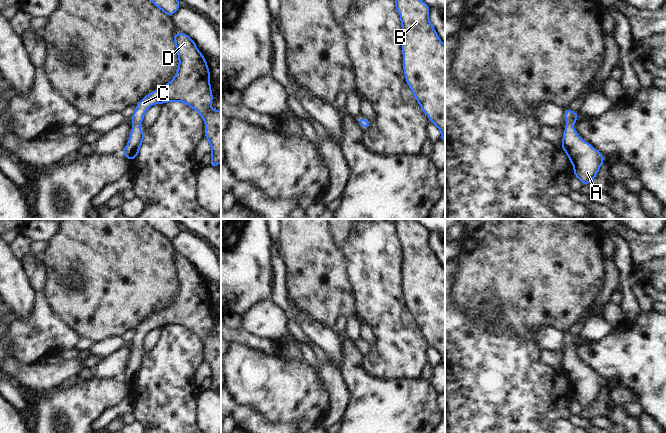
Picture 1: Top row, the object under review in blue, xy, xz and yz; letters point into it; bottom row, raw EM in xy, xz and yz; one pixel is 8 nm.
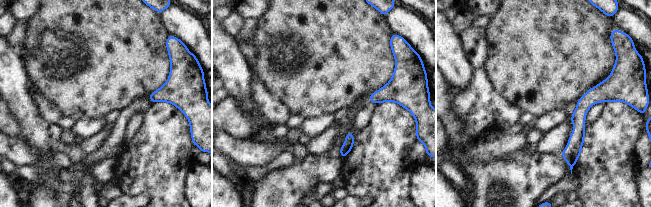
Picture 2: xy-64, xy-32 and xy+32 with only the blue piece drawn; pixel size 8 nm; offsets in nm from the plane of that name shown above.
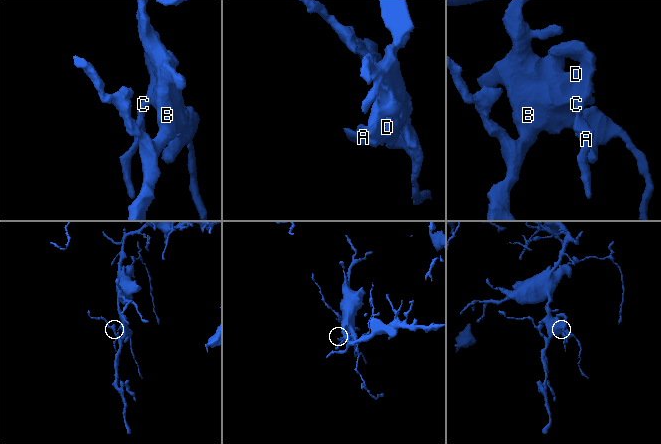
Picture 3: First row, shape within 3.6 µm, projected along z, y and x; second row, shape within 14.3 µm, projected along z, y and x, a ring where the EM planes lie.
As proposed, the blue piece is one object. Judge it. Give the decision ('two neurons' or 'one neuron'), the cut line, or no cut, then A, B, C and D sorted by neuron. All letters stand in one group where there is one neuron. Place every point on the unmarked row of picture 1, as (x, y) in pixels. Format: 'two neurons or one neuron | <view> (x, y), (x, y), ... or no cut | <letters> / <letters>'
one neuron | no cut | A B C D

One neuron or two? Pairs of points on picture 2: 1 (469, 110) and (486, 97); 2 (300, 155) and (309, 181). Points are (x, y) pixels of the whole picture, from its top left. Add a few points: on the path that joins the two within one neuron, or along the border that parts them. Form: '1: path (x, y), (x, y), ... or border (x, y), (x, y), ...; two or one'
1: path (473, 106), (477, 106), (482, 101); one
2: border (310, 154), (300, 162), (294, 160); two

